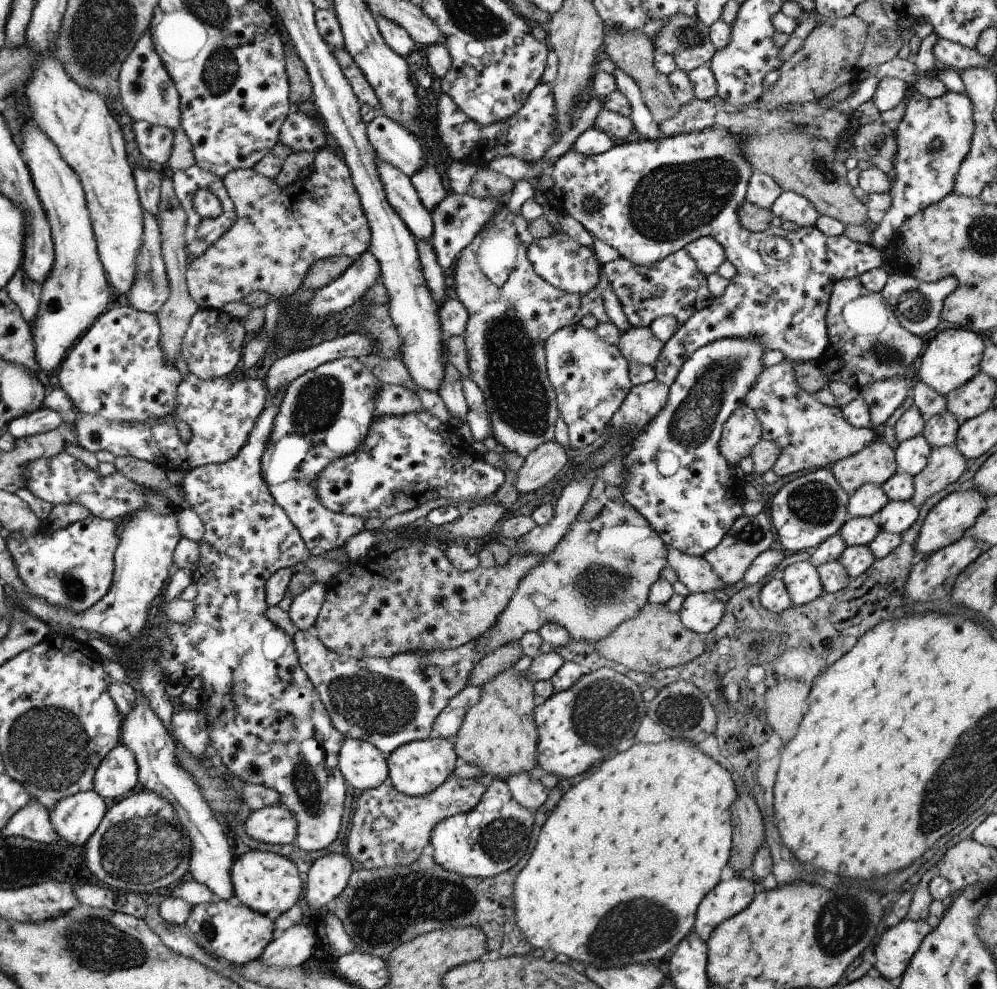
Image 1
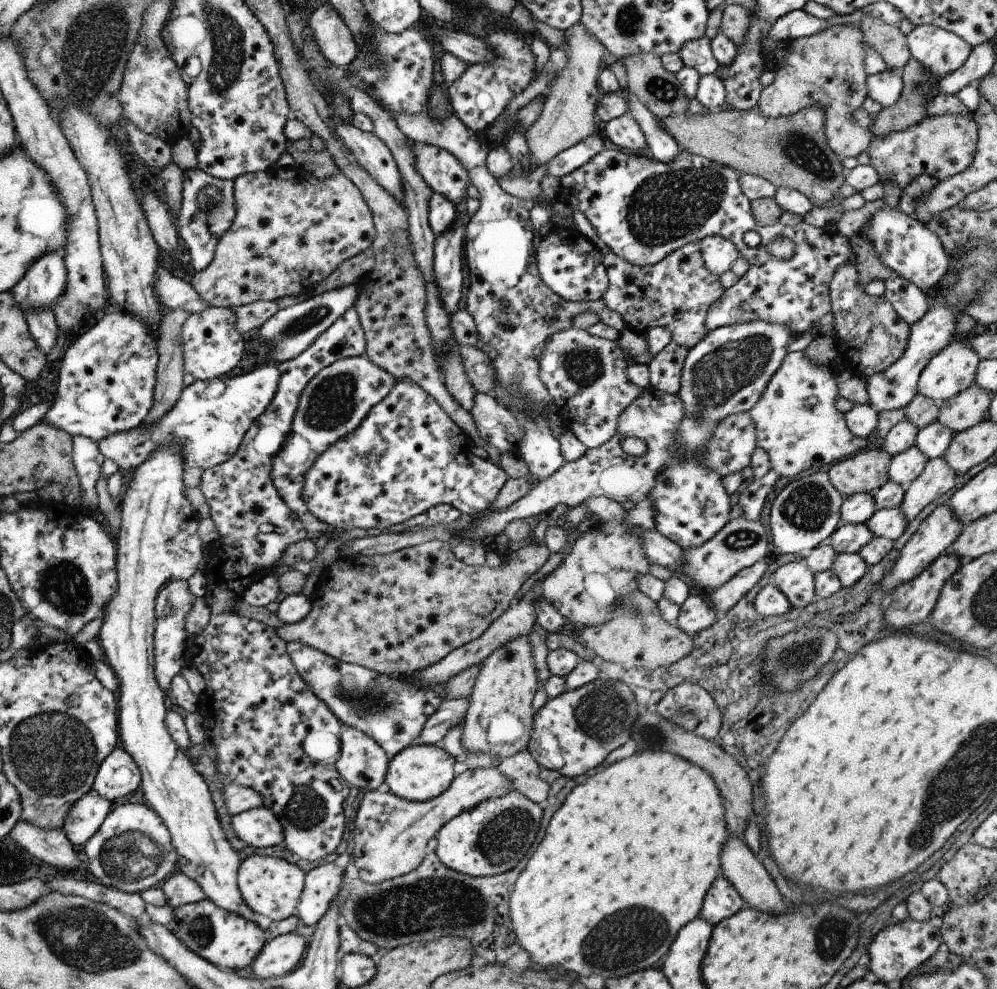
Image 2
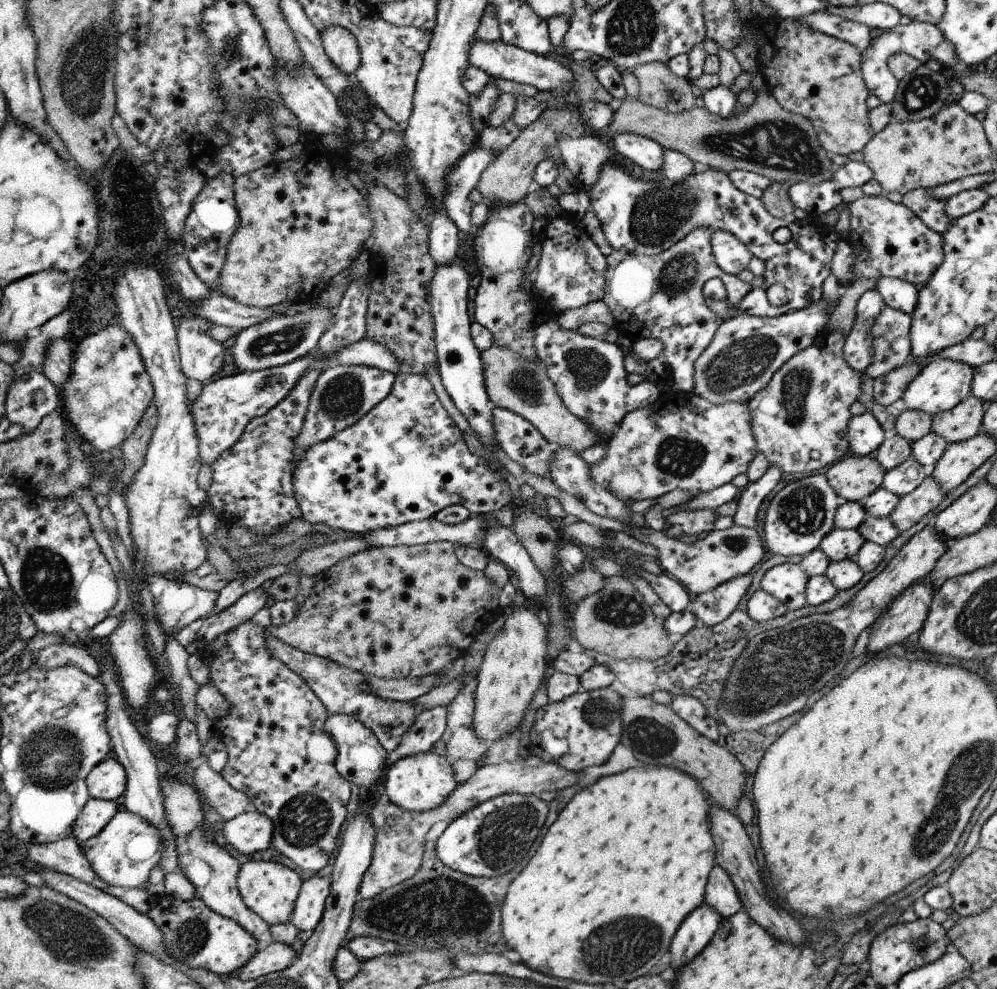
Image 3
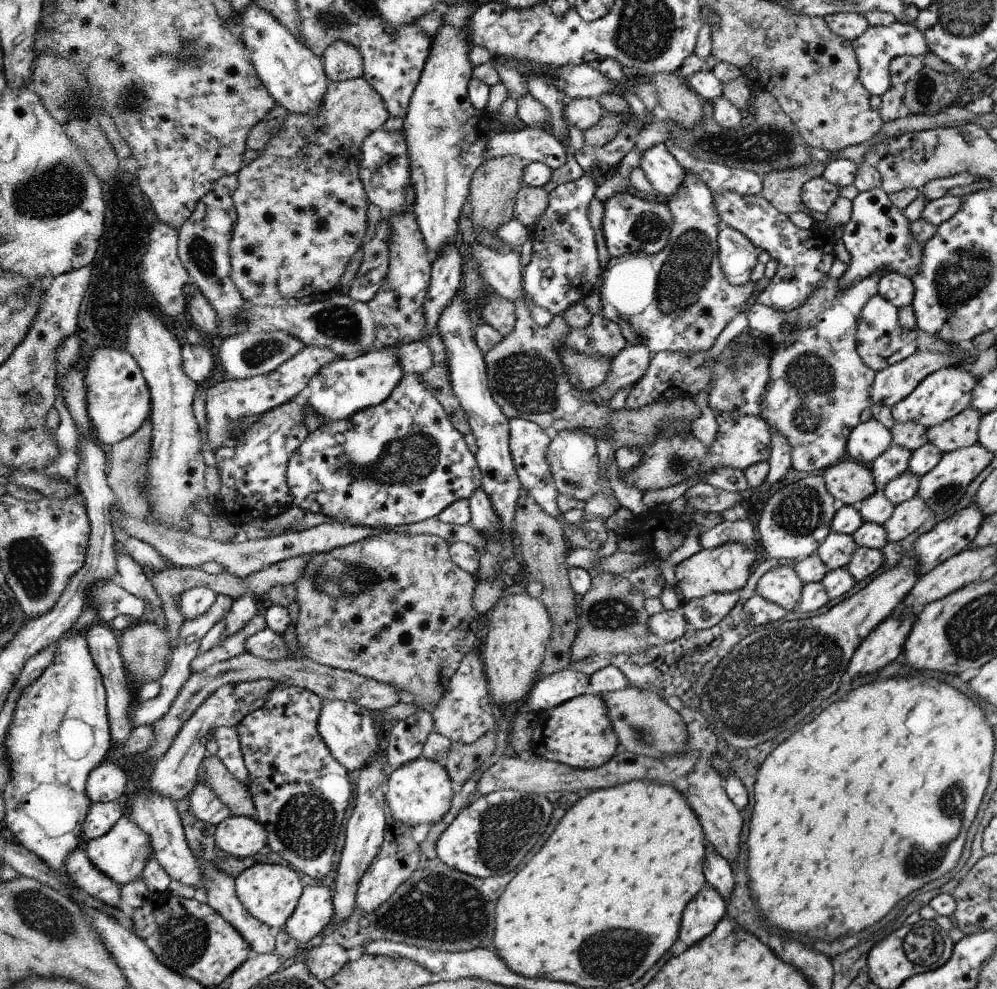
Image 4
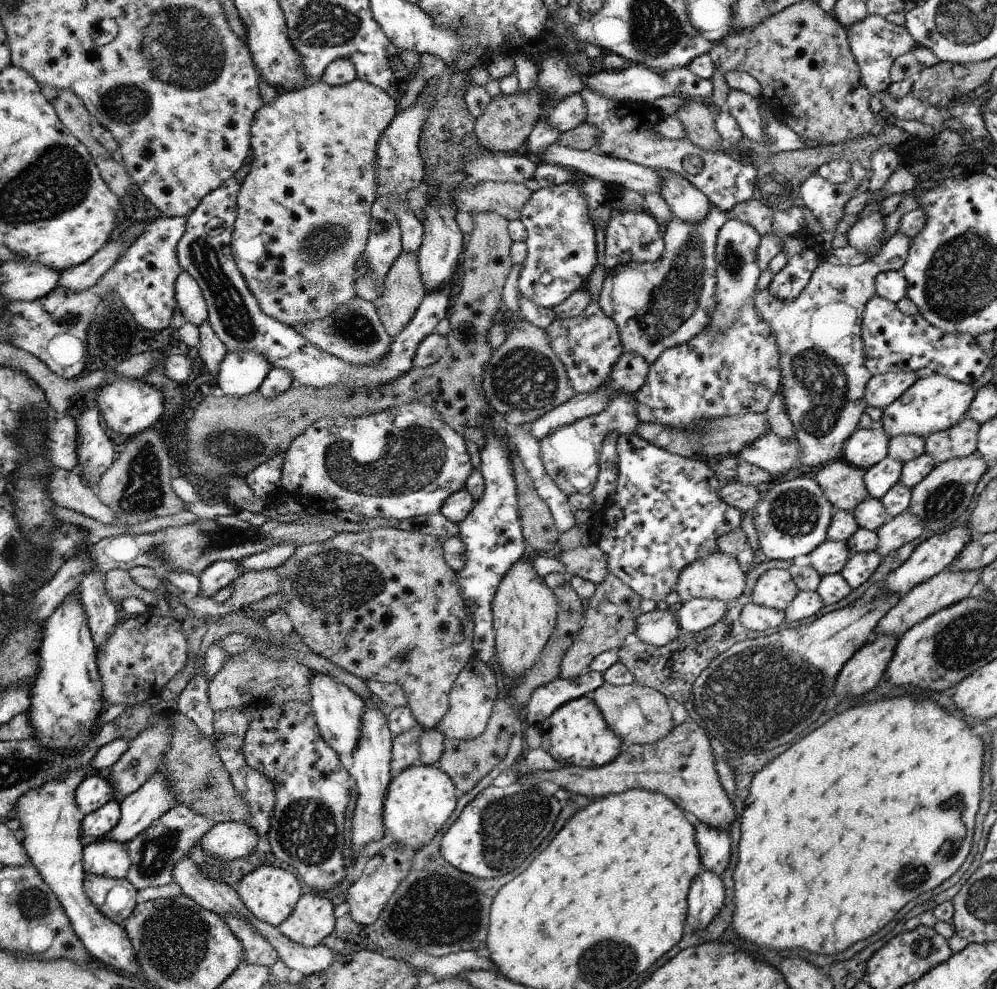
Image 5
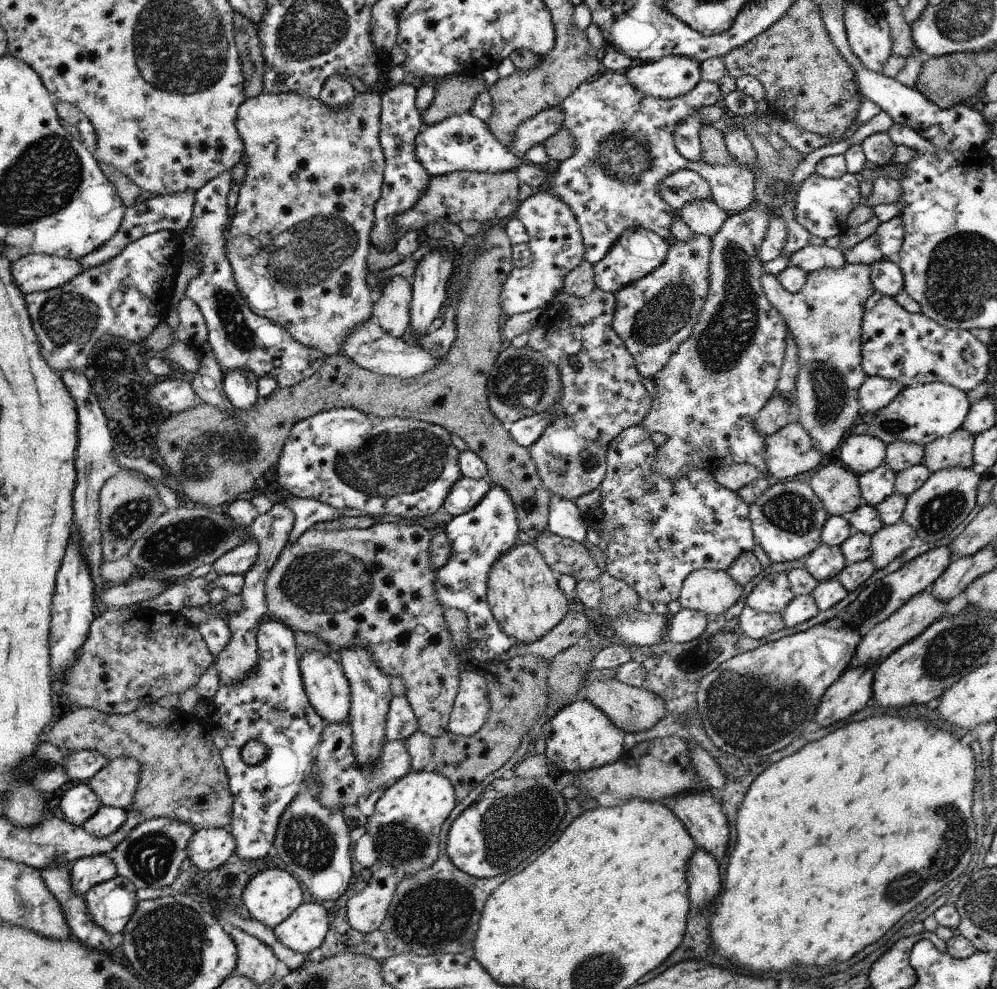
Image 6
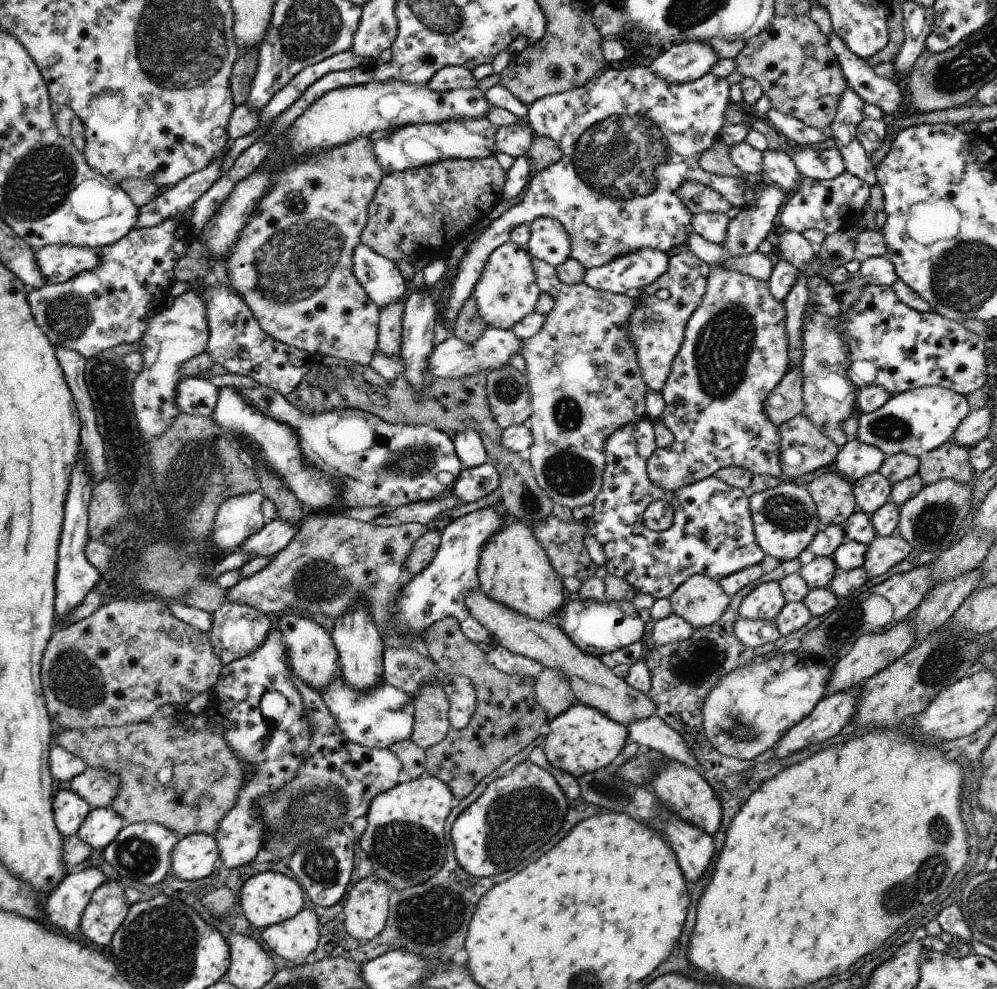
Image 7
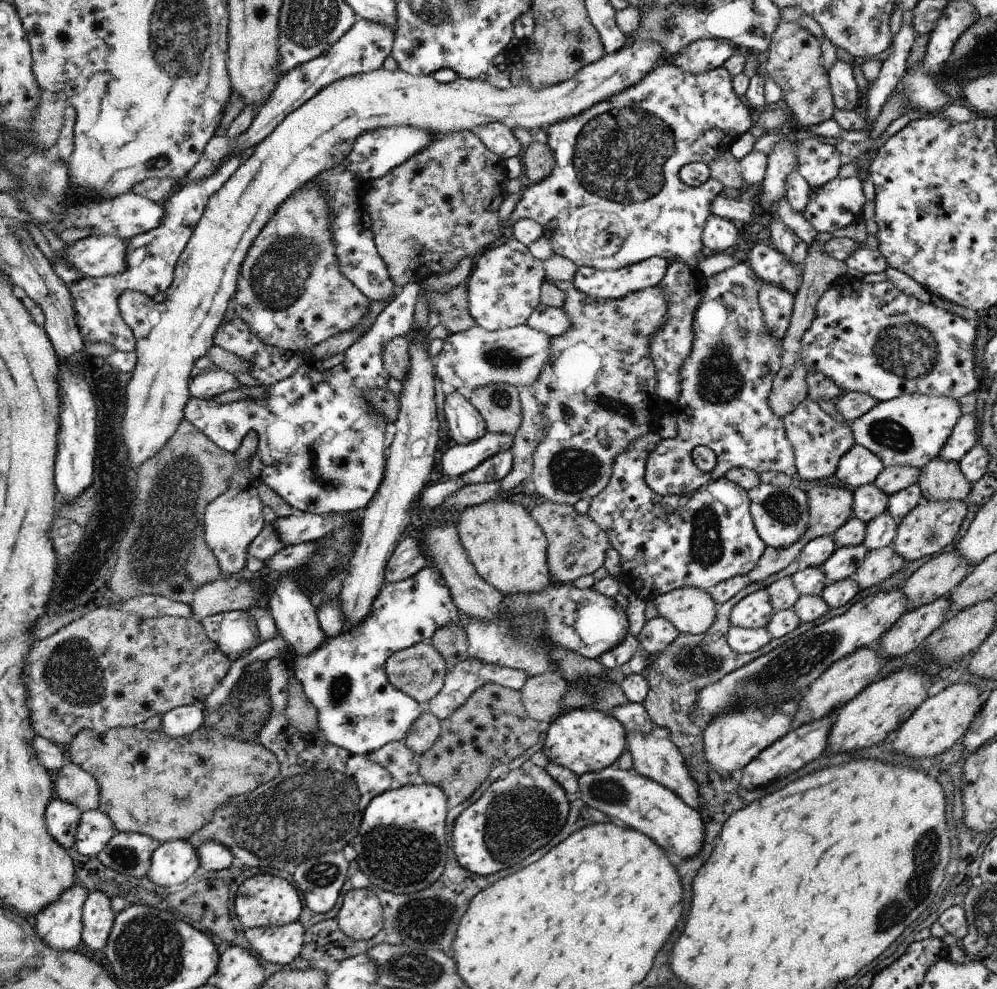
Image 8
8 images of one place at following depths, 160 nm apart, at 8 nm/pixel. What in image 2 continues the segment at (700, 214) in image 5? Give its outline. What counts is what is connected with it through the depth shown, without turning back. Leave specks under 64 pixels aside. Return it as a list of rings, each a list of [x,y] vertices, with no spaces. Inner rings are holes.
[[[630,112],[609,120],[602,129],[609,140],[616,146],[620,146],[622,150],[636,152],[647,147],[640,125]]]

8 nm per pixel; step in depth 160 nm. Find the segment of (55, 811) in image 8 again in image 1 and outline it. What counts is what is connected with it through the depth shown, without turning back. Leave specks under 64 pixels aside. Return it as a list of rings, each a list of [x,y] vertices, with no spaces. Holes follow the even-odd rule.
[[[126,745],[115,746],[95,773],[94,790],[104,800],[116,800],[138,784],[138,765]]]

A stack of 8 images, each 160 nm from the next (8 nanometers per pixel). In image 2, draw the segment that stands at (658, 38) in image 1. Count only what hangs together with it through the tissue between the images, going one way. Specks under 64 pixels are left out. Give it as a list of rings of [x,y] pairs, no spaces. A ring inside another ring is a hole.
[[[700,37],[692,42],[682,45],[677,52],[684,62],[684,66],[696,69],[701,76],[718,72],[720,65],[711,49],[711,40]]]

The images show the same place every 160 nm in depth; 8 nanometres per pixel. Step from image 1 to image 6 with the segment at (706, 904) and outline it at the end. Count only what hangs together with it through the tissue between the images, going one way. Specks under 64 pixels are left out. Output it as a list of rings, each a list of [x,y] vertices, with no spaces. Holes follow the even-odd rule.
[[[710,788],[706,791],[701,789],[700,793],[689,791],[669,800],[664,804],[684,823],[695,844],[722,862],[726,856],[726,844],[729,843],[729,822]],[[671,799],[677,800],[676,804],[669,805]]]

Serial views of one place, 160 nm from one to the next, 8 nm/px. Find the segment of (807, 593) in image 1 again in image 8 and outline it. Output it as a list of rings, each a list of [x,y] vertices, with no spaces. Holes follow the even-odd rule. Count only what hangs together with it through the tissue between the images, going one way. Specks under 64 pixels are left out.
[[[766,588],[745,596],[731,610],[731,624],[742,628],[766,627],[774,614]]]

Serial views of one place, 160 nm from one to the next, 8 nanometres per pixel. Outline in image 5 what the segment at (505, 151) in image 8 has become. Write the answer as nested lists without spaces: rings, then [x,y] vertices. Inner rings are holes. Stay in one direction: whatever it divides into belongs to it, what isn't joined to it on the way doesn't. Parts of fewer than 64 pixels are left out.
[[[580,92],[562,99],[562,102],[559,102],[550,113],[550,122],[553,124],[550,126],[560,132],[576,128],[586,120],[586,103]]]

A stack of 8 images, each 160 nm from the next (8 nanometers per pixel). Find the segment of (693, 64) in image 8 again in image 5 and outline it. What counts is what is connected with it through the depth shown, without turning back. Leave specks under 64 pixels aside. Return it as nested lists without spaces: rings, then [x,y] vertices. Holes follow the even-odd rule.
[[[628,64],[622,70],[607,71],[593,70],[582,79],[583,88],[595,92],[598,96],[615,98],[618,100],[631,100],[640,104],[651,104],[662,96],[679,96],[685,100],[701,100],[709,102],[712,96],[711,79],[703,79],[690,72],[688,67],[678,67],[662,73],[654,71],[644,65]]]

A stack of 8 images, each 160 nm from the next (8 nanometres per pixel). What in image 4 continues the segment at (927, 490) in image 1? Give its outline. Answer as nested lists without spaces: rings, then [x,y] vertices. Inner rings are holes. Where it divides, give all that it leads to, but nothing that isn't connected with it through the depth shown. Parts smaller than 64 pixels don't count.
[[[918,494],[895,506],[892,516],[883,524],[887,539],[900,542],[920,528],[931,514],[928,503]]]

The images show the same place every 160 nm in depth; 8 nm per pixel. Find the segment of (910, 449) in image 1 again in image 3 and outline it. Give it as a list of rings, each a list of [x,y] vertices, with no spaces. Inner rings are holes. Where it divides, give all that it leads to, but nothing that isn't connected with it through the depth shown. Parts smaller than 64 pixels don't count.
[[[910,456],[896,468],[885,472],[882,487],[901,498],[920,486],[931,472],[931,467],[927,468]]]

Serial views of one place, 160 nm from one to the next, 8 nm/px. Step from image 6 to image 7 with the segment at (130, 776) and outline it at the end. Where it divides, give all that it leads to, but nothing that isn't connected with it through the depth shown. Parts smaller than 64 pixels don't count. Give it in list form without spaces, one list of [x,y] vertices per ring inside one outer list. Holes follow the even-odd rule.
[[[90,767],[78,777],[64,785],[79,794],[92,809],[110,807],[118,794],[121,778],[118,773],[96,767]]]

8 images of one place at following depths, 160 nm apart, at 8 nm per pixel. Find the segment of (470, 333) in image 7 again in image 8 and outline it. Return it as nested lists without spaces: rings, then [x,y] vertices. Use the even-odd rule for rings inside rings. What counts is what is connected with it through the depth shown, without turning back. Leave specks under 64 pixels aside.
[[[467,283],[453,288],[447,295],[426,291],[427,305],[434,302],[440,323],[451,333],[464,332],[477,325],[468,308]]]

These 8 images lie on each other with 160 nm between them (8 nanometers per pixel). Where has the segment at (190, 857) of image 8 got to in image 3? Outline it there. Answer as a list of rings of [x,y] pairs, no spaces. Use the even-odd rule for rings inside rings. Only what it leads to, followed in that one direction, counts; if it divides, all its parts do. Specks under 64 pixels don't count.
[[[256,808],[225,821],[226,843],[242,854],[254,854],[270,848],[274,842],[274,823]]]

